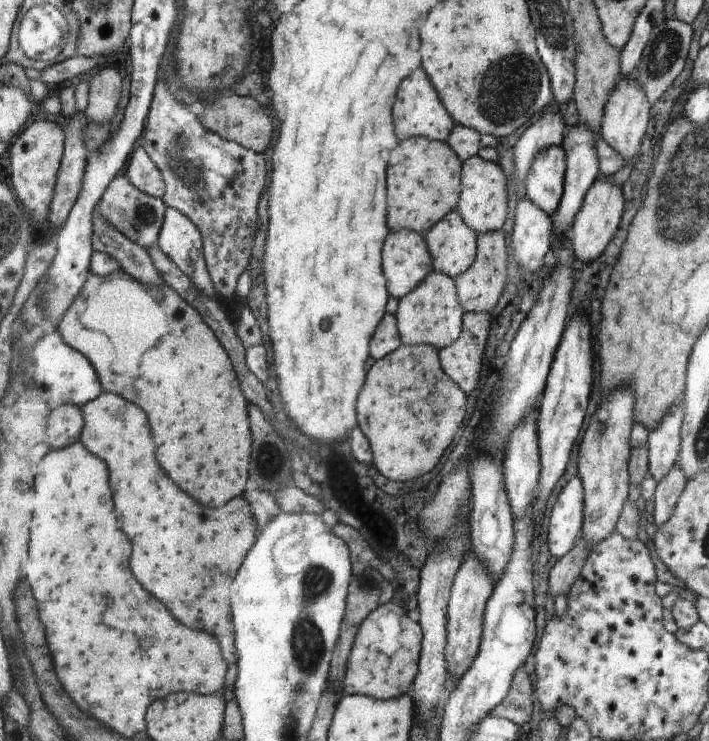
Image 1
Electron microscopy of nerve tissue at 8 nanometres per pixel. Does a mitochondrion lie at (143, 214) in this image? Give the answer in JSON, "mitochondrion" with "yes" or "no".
{"mitochondrion":"yes"}

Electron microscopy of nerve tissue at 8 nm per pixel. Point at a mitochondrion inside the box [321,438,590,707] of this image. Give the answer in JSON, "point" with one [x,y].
{"point":[366,584]}

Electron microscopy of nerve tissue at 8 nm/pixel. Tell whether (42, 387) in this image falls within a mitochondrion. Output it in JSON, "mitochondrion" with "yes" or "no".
{"mitochondrion":"no"}

